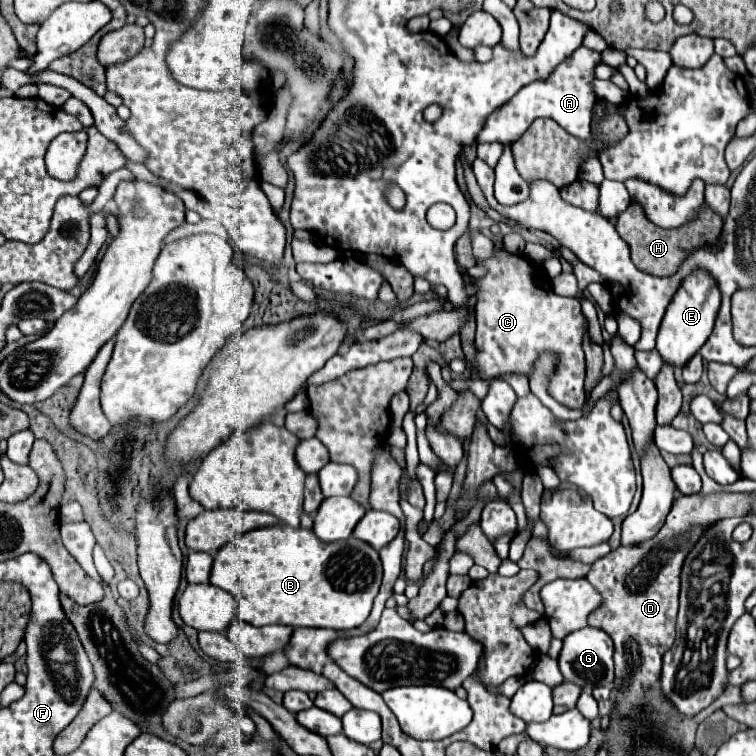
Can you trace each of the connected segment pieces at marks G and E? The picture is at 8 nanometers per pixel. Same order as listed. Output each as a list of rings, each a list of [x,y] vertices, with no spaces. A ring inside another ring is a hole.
[[[586,626],[582,630],[576,630],[572,634],[568,634],[564,638],[564,648],[558,656],[558,664],[560,664],[560,672],[564,676],[564,680],[574,682],[578,686],[606,686],[606,688],[614,688],[614,644],[612,638],[600,630],[600,628],[592,628]]]
[[[696,270],[682,280],[678,292],[674,294],[672,302],[666,308],[666,314],[658,332],[658,340],[656,340],[656,350],[662,354],[664,362],[682,366],[704,346],[704,342],[714,330],[716,314],[720,310],[720,296],[722,294],[716,280],[704,270]]]

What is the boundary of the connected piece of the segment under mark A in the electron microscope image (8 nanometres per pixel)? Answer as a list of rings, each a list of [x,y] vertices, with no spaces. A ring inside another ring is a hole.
[[[580,46],[564,62],[560,62],[548,78],[536,80],[536,82],[524,86],[510,102],[496,108],[484,120],[484,126],[478,134],[478,142],[512,144],[540,116],[556,120],[566,132],[570,132],[578,140],[590,140],[590,136],[592,136],[590,112],[592,112],[592,100],[596,100],[596,94],[592,90],[596,64],[600,64],[600,52],[592,52],[590,48]]]

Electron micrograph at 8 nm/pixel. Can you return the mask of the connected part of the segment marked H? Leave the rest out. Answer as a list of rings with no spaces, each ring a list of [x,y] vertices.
[[[630,202],[630,206],[616,216],[614,226],[618,234],[622,236],[622,240],[630,246],[636,268],[652,276],[672,276],[676,268],[680,266],[680,260],[684,260],[684,256],[688,256],[692,248],[698,248],[700,244],[714,244],[718,240],[720,224],[722,224],[722,218],[708,204],[702,204],[694,220],[678,228],[660,228],[648,220],[644,208],[638,202]]]

